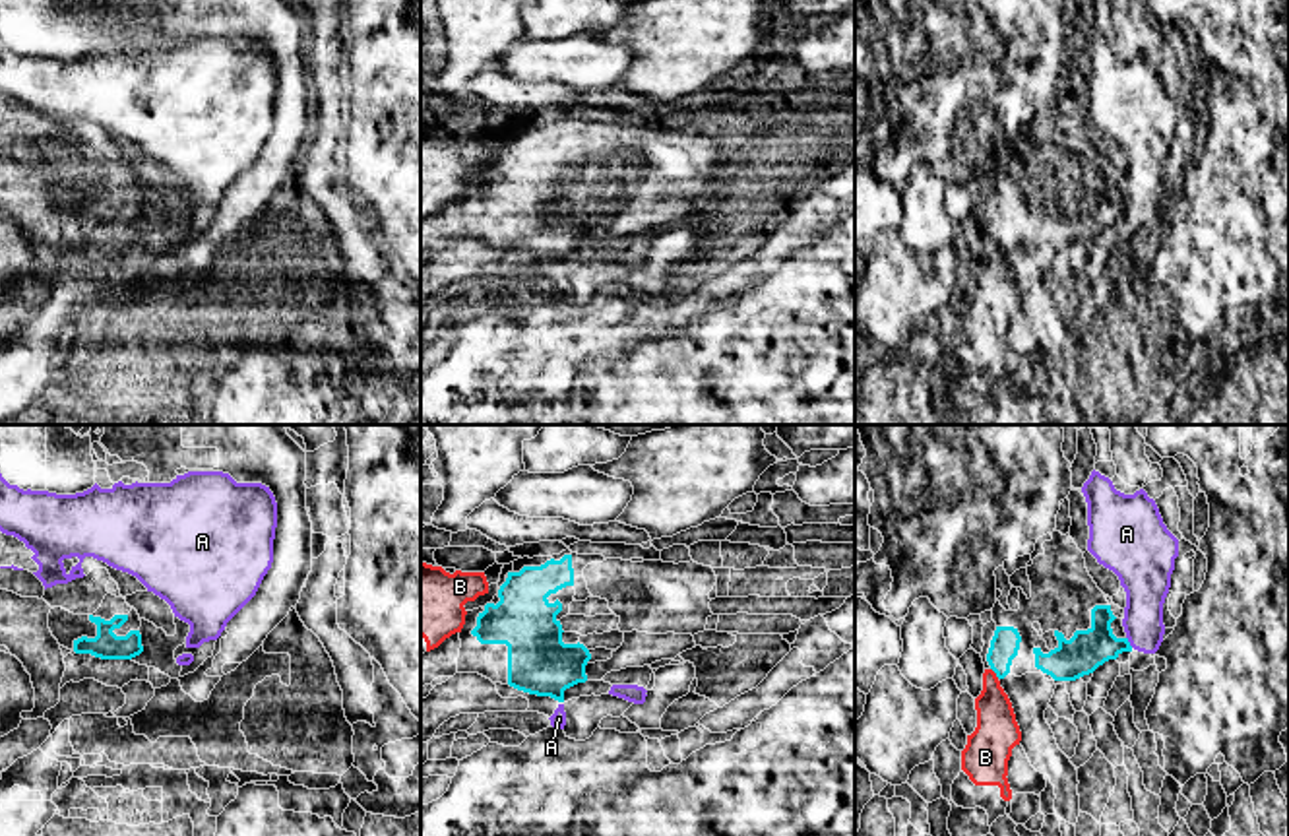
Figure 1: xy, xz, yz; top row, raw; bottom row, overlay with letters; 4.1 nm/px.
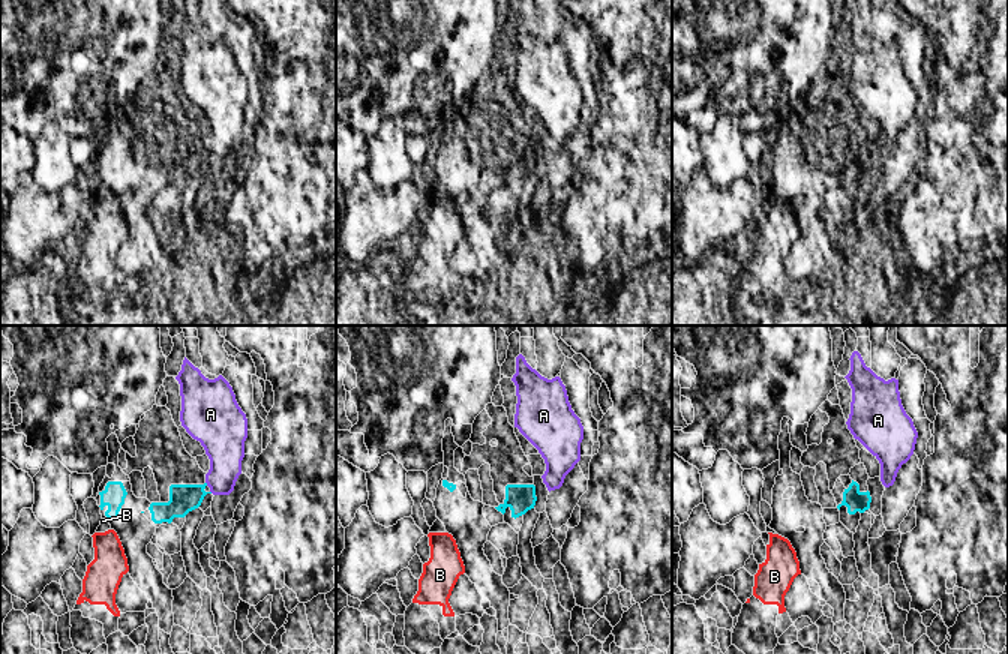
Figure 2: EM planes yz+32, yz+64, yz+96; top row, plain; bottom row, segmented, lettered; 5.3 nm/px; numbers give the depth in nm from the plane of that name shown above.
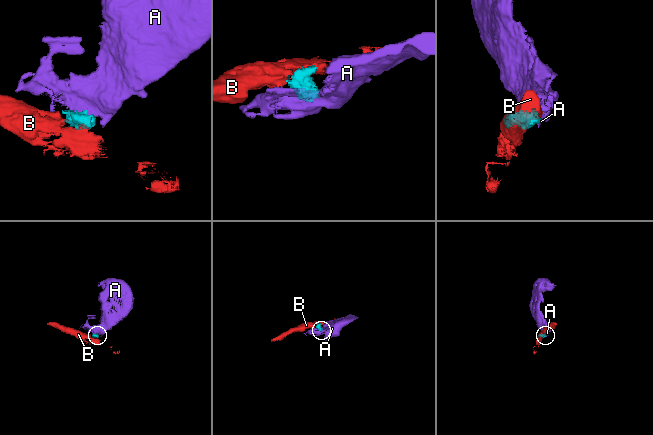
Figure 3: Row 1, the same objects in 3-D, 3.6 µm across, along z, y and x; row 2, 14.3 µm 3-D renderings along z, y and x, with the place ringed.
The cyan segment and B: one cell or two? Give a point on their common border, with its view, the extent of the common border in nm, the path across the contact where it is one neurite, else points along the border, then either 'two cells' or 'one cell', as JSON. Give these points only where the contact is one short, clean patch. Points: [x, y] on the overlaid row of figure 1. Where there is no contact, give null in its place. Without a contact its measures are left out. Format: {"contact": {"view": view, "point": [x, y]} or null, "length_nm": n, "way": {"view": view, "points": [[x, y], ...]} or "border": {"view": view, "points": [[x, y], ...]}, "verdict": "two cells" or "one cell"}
{"contact": {"view": "yz", "point": [995, 672]}, "length_nm": 60, "border": {"view": "yz", "points": [[991, 668], [999, 677]]}, "verdict": "two cells"}

